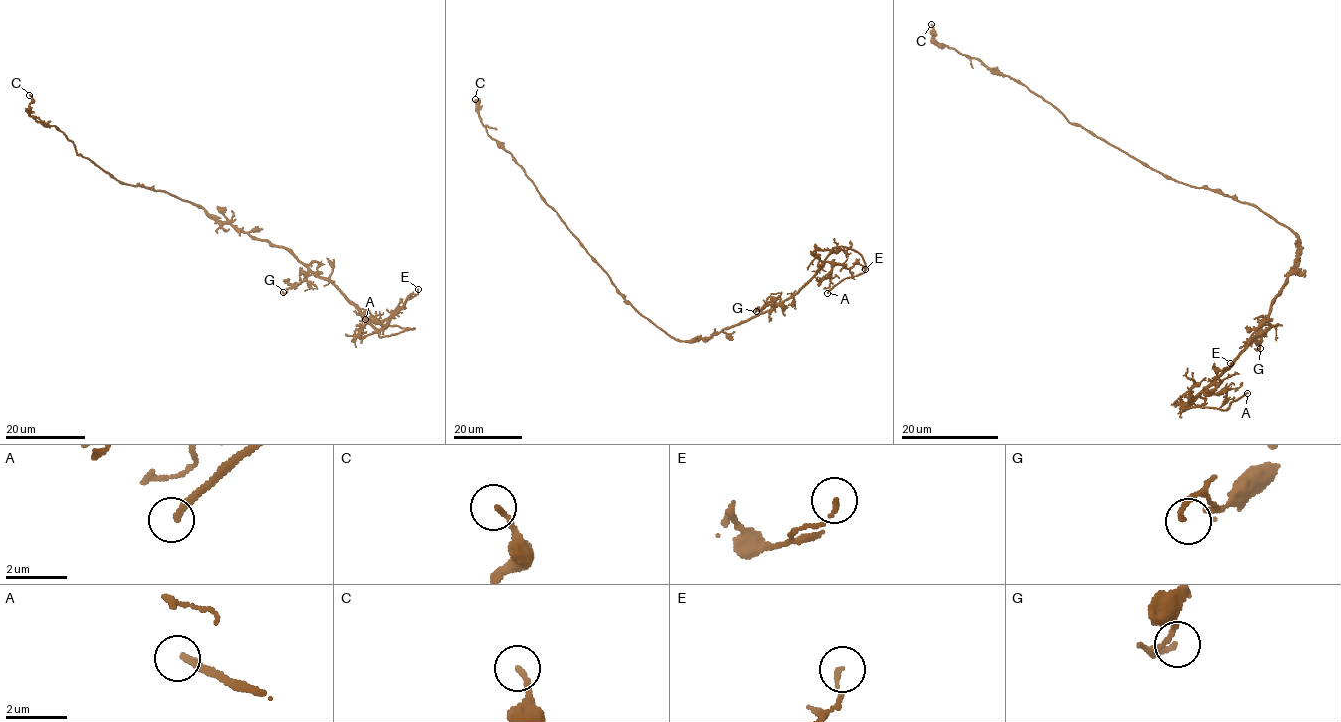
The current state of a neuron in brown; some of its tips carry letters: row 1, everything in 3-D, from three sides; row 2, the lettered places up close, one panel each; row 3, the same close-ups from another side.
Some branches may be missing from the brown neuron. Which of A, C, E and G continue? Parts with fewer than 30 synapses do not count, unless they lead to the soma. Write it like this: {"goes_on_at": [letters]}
{"goes_on_at": ["A"]}

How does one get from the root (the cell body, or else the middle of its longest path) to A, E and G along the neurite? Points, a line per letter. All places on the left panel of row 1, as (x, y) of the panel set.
A: (186, 201), (252, 237), (287, 248), (311, 271), (326, 278), (380, 336), (414, 329), (365, 319)
E: (186, 201), (252, 237), (287, 248), (311, 271), (326, 278), (370, 320), (388, 319), (416, 296), (418, 289)
G: (186, 201), (252, 237), (287, 248), (307, 268), (307, 274), (283, 292)

